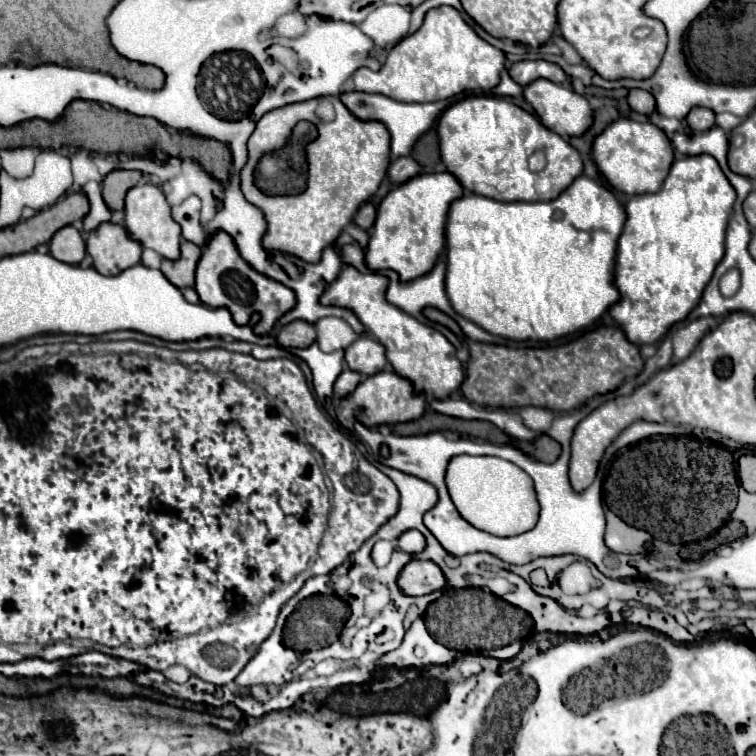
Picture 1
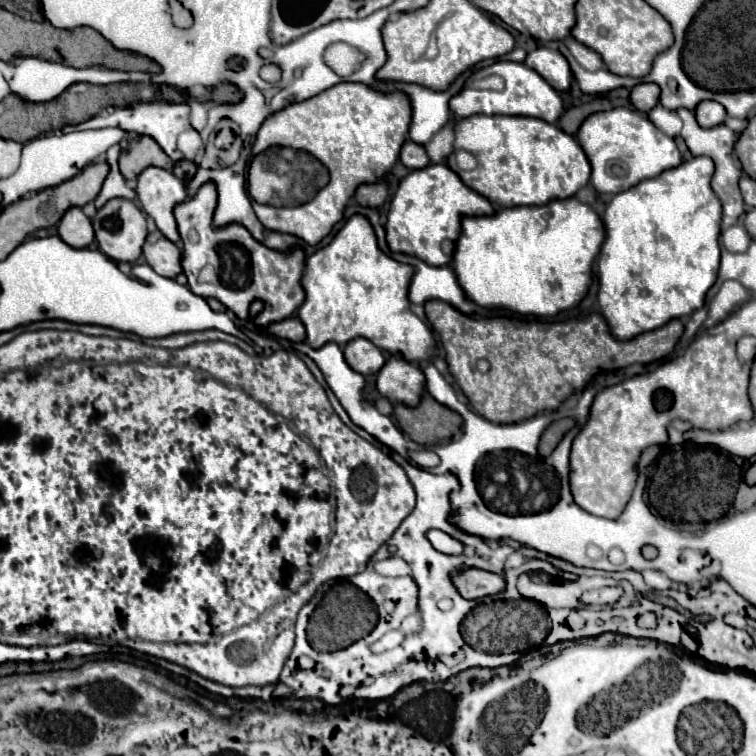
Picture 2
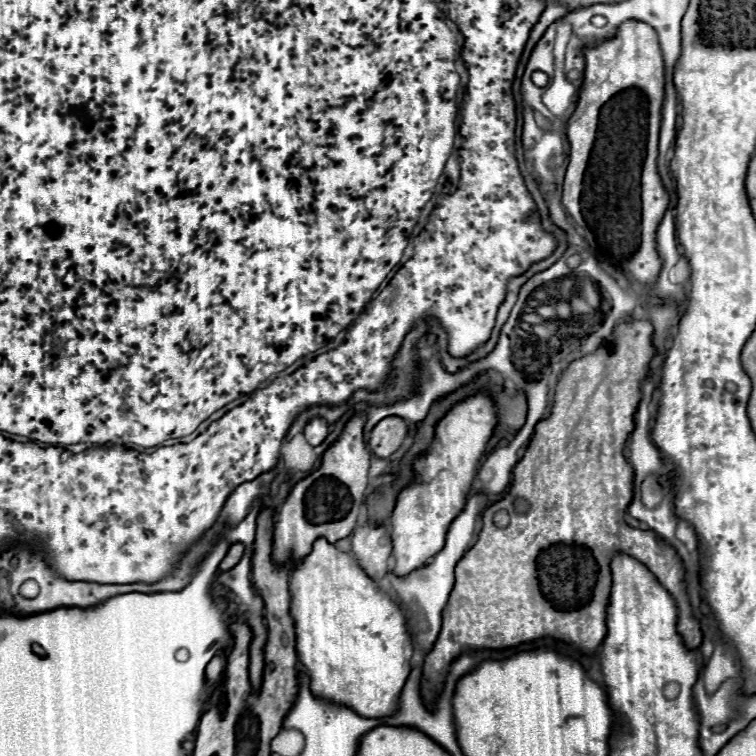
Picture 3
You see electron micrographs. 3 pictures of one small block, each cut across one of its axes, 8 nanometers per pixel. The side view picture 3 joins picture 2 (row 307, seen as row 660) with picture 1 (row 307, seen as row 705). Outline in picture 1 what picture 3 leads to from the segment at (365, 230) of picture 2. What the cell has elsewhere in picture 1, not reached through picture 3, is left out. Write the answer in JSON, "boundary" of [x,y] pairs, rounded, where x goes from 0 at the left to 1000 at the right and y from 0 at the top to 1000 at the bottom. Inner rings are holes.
{"boundary":[[[455,352],[447,368],[434,376],[423,399],[429,405],[447,405],[466,410],[484,437],[508,458],[511,476],[519,481],[521,492],[532,500],[540,500],[548,508],[550,519],[571,521],[577,526],[590,526],[598,521],[614,503],[611,481],[603,474],[603,460],[574,434],[553,426],[542,415],[532,413],[511,397],[513,368],[503,362],[479,362],[468,352]]]}

